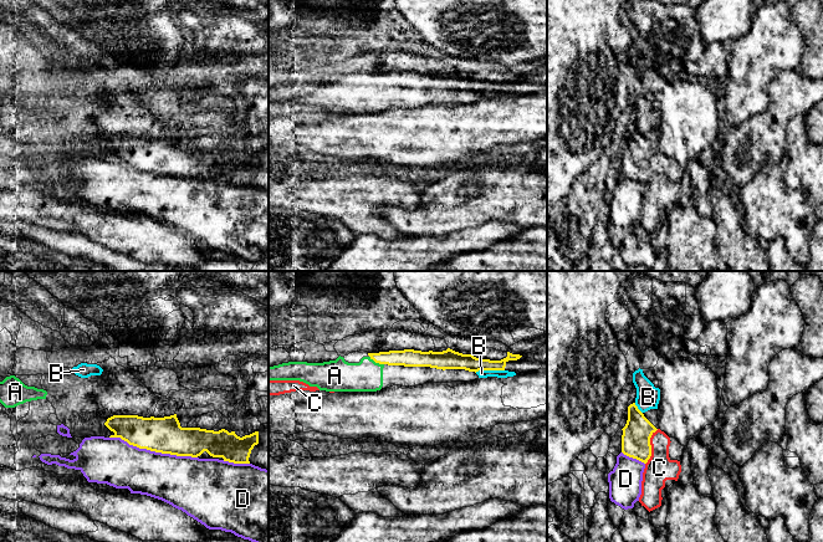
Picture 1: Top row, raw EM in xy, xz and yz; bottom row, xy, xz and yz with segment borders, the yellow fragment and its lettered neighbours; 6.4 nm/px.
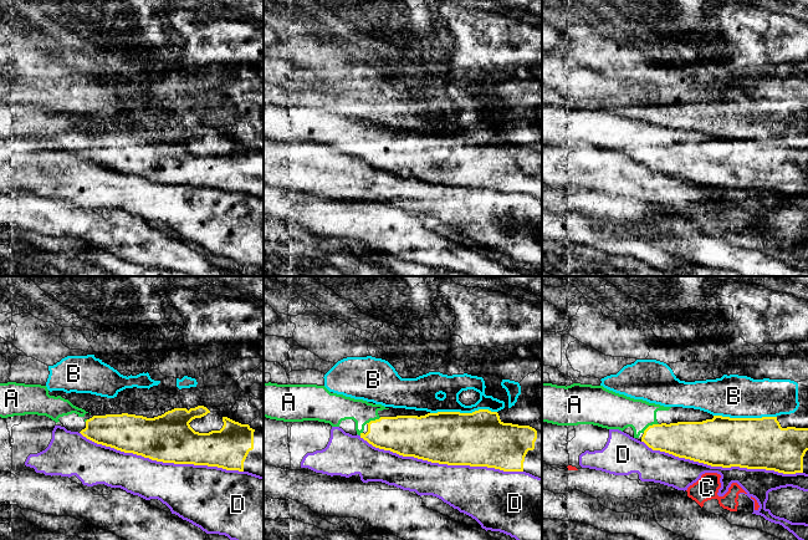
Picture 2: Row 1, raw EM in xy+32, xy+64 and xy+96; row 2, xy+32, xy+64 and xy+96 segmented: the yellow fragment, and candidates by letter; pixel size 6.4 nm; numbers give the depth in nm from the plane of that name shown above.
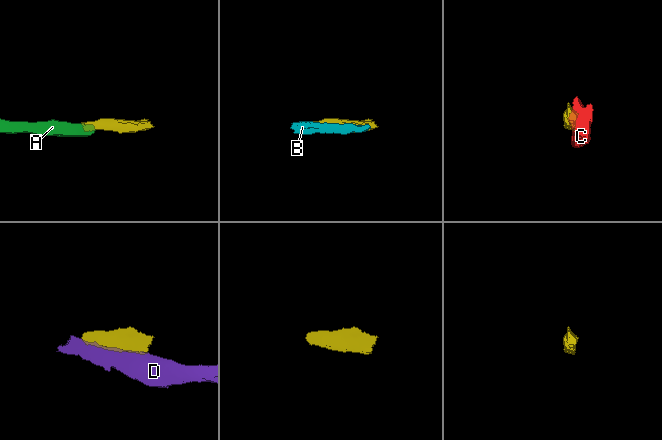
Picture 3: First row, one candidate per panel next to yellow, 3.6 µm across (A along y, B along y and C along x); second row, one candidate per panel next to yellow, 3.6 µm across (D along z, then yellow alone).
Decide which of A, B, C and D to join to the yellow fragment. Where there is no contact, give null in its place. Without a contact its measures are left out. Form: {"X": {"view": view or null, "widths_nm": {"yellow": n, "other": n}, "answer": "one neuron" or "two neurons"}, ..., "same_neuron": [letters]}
{"A": {"view": "xz", "widths_nm": {"yellow": 110, "other": 200}, "answer": "one neuron"}, "B": {"view": "xz", "widths_nm": {"yellow": 120, "other": 50}, "answer": "two neurons"}, "C": {"view": "yz", "widths_nm": {"yellow": 190, "other": 180}, "answer": "two neurons"}, "D": {"view": "xy", "widths_nm": {"yellow": 240, "other": 320}, "answer": "two neurons"}, "same_neuron": ["A"]}

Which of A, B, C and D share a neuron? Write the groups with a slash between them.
A / B / C / D

